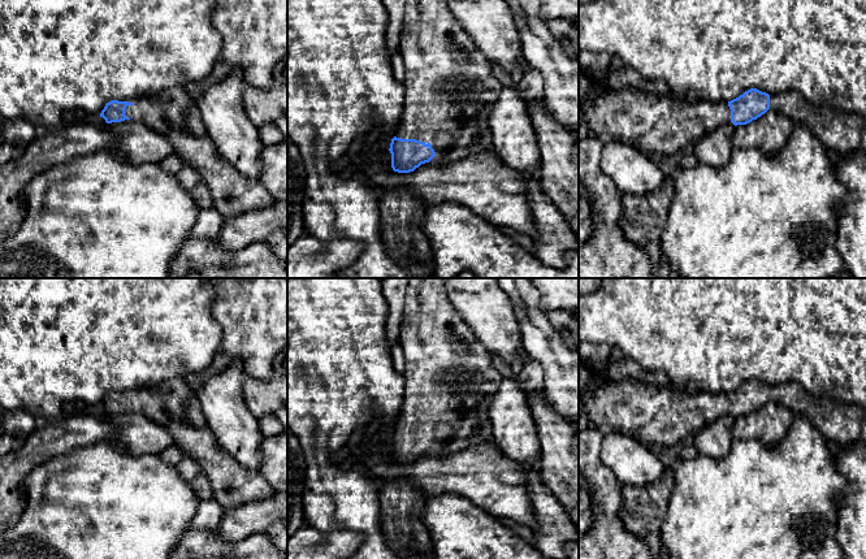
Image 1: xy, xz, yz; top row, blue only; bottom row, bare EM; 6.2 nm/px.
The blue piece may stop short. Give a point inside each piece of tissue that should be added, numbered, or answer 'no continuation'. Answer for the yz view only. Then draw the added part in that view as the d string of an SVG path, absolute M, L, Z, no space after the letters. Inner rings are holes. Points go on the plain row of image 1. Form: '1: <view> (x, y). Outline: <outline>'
1: yz (663, 416). Outline: M611 378L606 387L589 393L588 395L579 394L579 400L583 403L583 416L588 419L589 426L598 429L607 426L609 429L624 432L646 445L655 443L664 447L667 451L671 451L675 446L689 442L689 436L694 437L707 424L731 413L731 400L726 393L697 393L690 395L679 393L670 386L651 389L629 378Z
2: yz (843, 423). Outline: M796 382L770 385L770 400L807 416L823 436L839 443L866 445L866 406L810 394Z

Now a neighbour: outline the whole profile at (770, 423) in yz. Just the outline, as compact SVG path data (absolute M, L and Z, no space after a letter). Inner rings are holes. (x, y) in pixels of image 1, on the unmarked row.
M768 400L746 416L737 416L732 436L740 439L755 438L775 446L787 434L794 413L785 406Z

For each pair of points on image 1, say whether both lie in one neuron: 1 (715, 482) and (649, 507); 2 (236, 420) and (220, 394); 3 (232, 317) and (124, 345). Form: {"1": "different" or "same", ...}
{"1": "different", "2": "same", "3": "different"}

